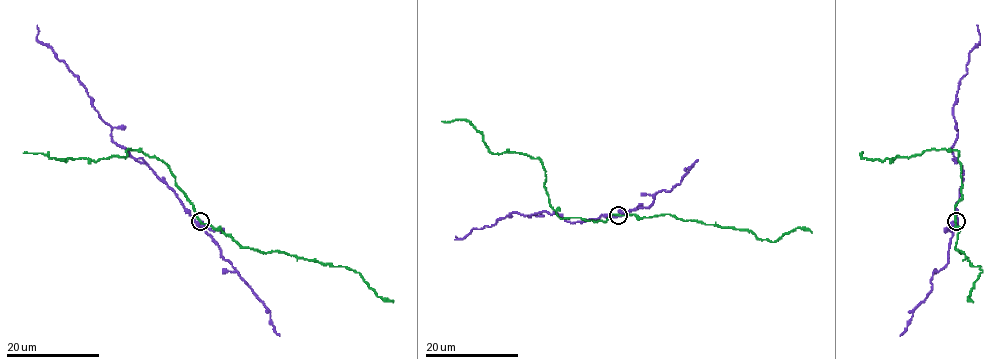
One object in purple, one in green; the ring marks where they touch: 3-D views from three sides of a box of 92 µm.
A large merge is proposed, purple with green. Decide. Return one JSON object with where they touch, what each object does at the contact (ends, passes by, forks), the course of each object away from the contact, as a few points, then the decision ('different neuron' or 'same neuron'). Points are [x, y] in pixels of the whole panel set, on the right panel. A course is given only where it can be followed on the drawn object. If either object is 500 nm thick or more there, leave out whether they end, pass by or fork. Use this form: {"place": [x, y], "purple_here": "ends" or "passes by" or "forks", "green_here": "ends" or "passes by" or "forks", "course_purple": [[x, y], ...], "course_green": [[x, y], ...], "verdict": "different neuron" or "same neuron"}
{"place": [956, 221], "purple_here": "passes by", "green_here": "passes by", "course_purple": [[956, 221], [964, 170], [952, 149], [958, 138], [953, 107], [969, 52], [979, 44], [976, 25]], "course_green": [[956, 221], [954, 205], [961, 198], [957, 150], [927, 149], [893, 161], [894, 157], [867, 160], [862, 153]], "verdict": "different neuron"}

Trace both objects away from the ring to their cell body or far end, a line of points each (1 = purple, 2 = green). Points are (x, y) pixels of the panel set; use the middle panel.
1: (618, 215), (570, 223), (545, 212), (530, 217), (512, 213), (491, 227), (473, 229), (455, 239), (455, 236)
2: (618, 215), (605, 221), (559, 216), (549, 203), (538, 158), (493, 154), (468, 121), (442, 121)

